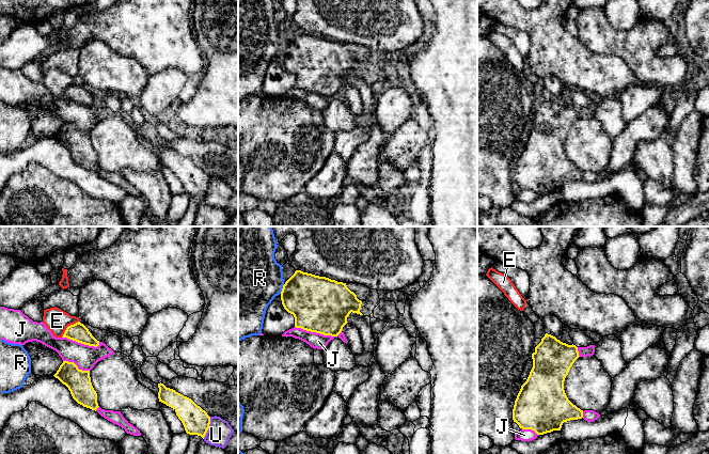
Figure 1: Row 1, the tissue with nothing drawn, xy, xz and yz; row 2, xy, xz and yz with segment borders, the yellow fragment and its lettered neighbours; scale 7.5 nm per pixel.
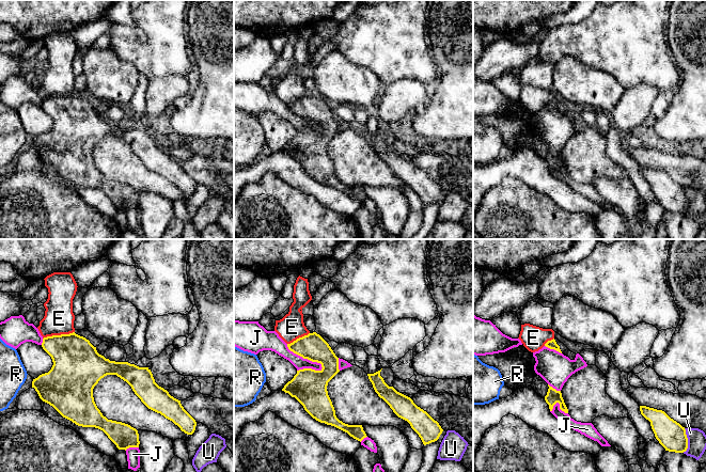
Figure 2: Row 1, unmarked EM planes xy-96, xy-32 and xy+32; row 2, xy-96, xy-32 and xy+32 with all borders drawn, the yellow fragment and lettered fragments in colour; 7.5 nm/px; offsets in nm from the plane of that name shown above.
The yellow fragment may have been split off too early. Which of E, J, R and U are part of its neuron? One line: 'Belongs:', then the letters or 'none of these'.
Belongs: none of these

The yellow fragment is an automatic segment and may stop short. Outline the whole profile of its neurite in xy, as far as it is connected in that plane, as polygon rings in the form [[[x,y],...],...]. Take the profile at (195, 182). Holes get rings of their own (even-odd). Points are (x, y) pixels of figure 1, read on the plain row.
[[[158,144],[158,148],[159,162],[175,171],[186,193],[201,197],[204,200],[210,185],[210,177],[207,173],[191,159],[184,157],[173,150],[167,148],[163,144]]]

